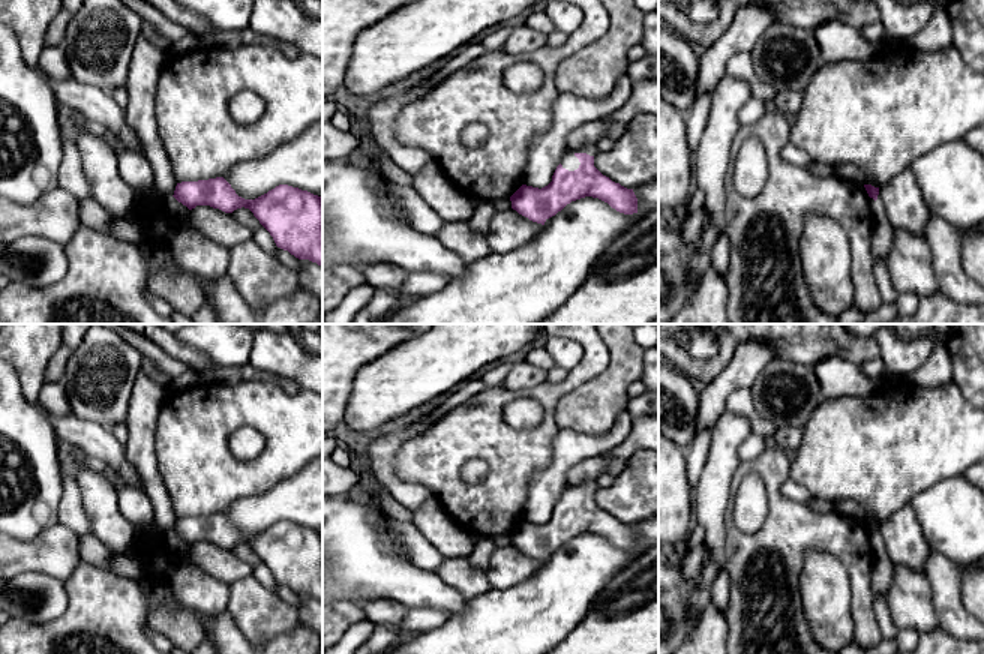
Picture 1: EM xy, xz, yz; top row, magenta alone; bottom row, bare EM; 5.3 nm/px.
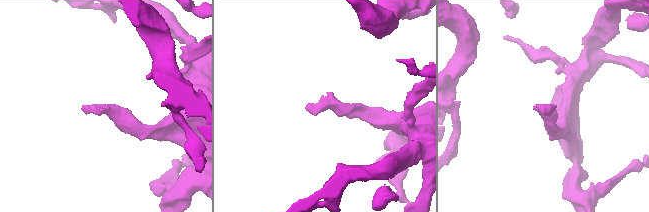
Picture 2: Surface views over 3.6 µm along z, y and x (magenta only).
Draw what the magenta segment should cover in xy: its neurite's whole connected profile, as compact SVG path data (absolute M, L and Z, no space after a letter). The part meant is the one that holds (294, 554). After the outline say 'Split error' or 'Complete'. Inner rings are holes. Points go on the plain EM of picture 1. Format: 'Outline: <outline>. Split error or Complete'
Outline: M216 513L177 519L172 532L189 546L196 542L225 549L249 544L278 584L322 602L322 536L318 531L279 520L255 536L244 536L224 513Z. Complete

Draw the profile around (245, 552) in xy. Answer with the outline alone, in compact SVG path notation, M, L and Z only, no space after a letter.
M244 543L237 544L237 546L232 548L232 552L237 558L250 564L252 567L262 562L249 544L244 544Z

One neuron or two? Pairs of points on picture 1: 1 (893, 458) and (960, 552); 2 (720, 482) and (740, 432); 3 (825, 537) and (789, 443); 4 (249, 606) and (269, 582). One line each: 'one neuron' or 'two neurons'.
1: two neurons
2: one neuron
3: two neurons
4: two neurons

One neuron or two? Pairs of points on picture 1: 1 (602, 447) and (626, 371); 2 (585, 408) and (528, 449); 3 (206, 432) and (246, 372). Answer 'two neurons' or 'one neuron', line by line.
1: two neurons
2: two neurons
3: two neurons

